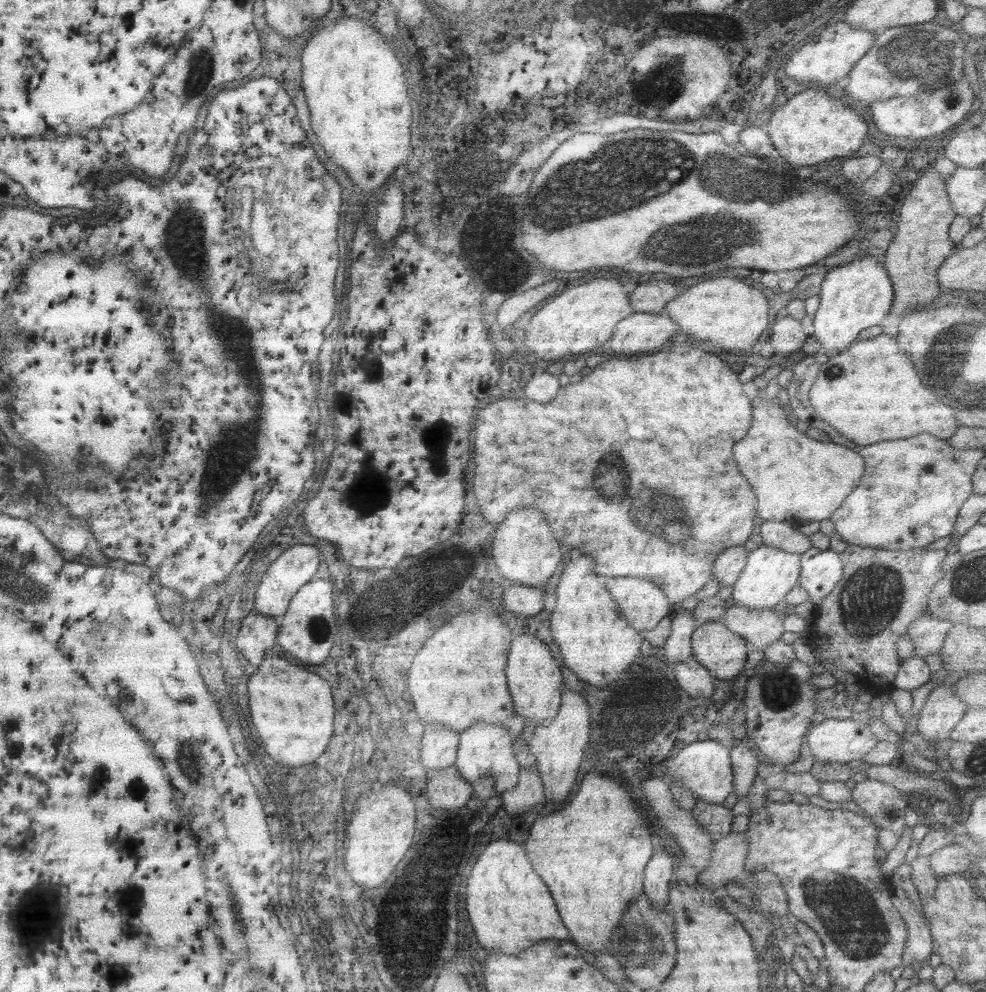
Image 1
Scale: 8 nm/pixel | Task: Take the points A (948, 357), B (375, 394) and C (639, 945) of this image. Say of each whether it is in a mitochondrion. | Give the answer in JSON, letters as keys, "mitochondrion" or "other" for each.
{"A":"mitochondrion","B":"other","C":"mitochondrion"}

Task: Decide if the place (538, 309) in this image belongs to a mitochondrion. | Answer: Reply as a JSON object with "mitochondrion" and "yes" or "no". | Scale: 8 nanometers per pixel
{"mitochondrion":"no"}

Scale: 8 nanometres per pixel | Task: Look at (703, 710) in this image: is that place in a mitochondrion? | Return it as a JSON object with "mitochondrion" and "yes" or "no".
{"mitochondrion":"no"}

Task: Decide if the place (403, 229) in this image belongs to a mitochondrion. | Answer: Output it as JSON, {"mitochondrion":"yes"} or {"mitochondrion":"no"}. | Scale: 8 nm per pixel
{"mitochondrion":"no"}

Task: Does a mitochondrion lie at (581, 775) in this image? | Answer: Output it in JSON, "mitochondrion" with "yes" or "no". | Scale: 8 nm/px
{"mitochondrion":"no"}

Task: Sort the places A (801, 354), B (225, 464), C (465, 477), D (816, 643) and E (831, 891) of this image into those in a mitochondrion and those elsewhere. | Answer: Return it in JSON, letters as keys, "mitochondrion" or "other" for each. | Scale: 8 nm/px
{"A":"other","B":"mitochondrion","C":"other","D":"other","E":"mitochondrion"}

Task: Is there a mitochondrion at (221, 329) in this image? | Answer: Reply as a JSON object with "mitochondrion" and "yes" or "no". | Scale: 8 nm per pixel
{"mitochondrion":"yes"}

